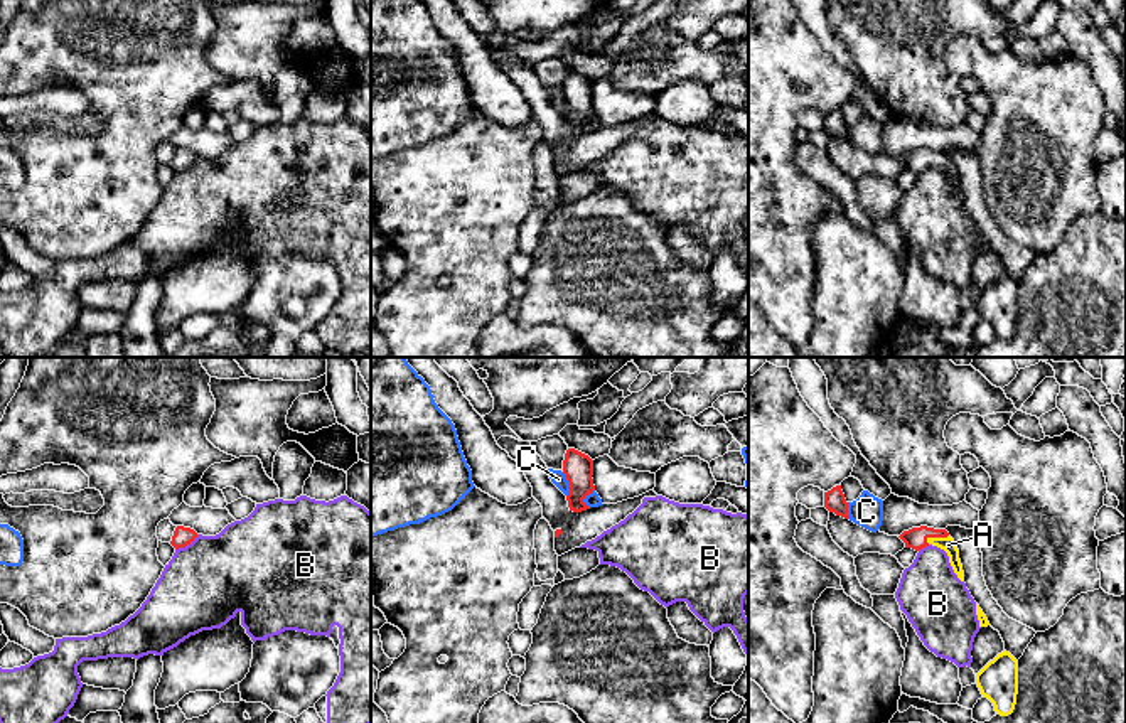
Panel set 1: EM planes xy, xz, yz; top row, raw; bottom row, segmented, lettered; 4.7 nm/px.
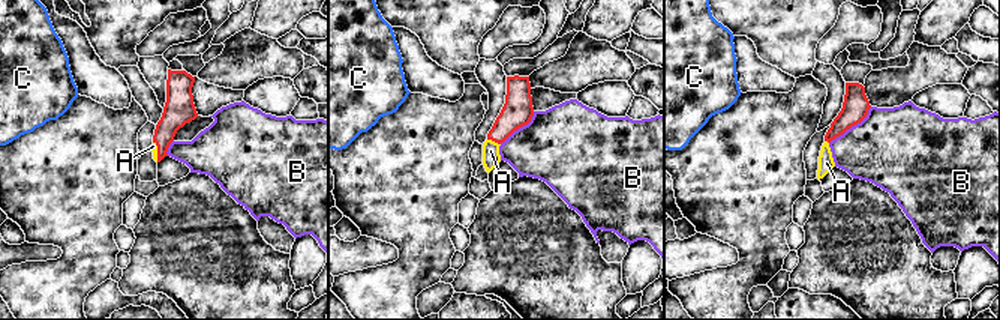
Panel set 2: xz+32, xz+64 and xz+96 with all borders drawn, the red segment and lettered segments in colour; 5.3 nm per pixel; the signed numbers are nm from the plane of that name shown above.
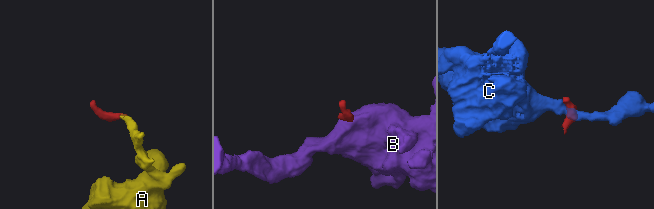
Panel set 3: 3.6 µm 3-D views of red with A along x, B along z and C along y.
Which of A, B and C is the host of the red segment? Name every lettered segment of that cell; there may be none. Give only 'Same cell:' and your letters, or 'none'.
Same cell: A

